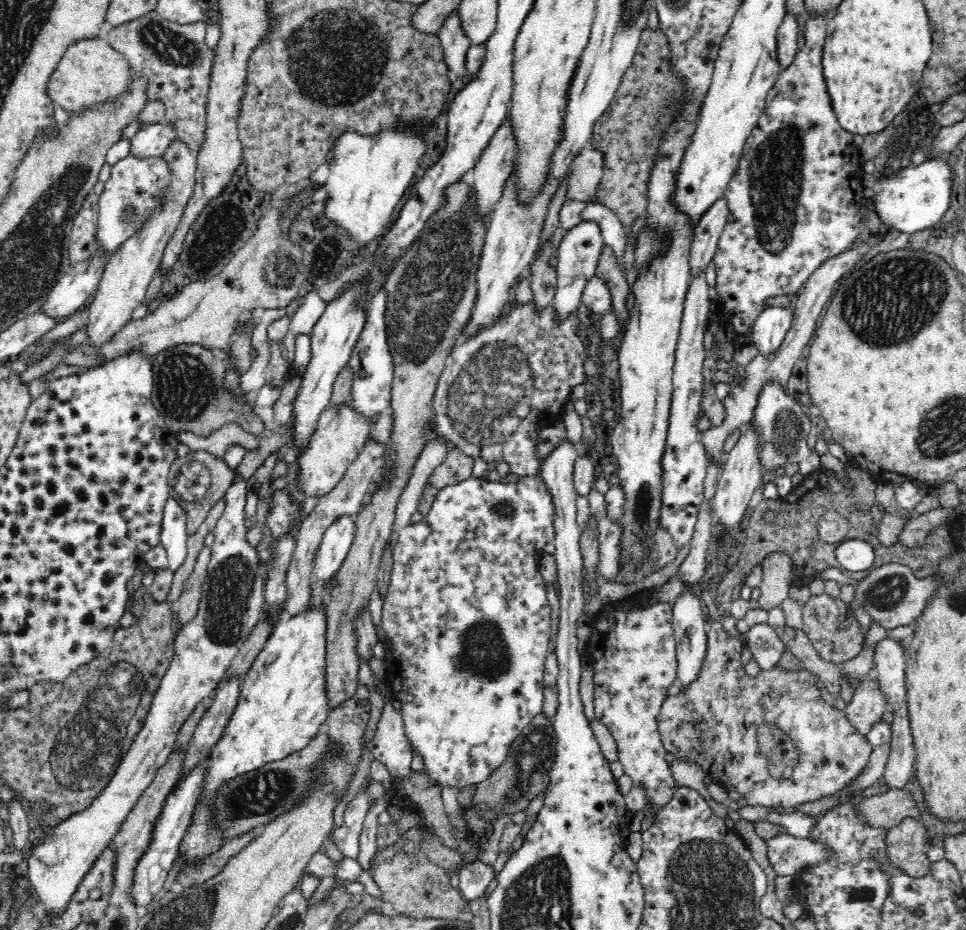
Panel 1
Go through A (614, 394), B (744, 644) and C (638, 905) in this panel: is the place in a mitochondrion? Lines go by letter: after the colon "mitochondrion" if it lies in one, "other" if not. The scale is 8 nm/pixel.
A: other
B: other
C: other

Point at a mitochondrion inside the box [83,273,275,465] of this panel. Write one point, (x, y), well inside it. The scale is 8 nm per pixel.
(186, 385)

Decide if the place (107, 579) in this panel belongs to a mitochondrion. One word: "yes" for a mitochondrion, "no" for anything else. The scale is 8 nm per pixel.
no

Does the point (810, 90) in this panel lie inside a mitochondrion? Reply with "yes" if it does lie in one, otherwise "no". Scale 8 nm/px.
no

